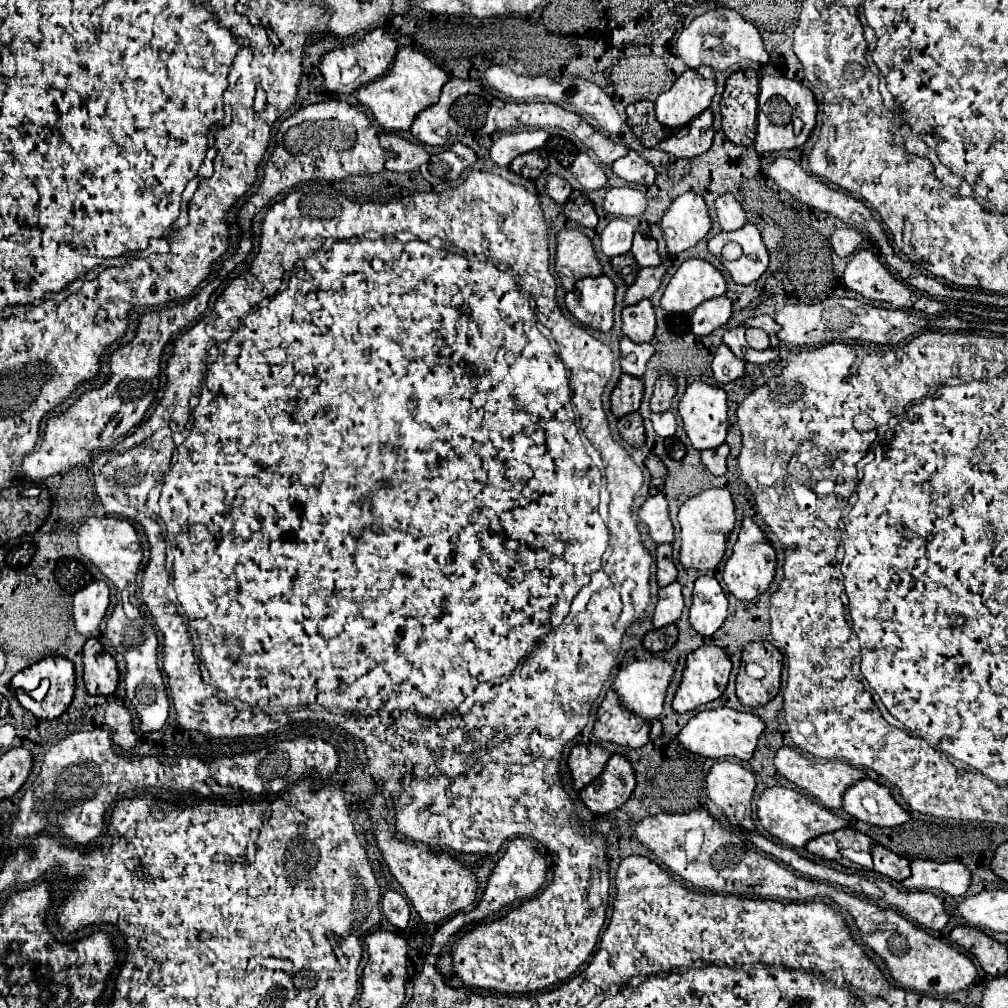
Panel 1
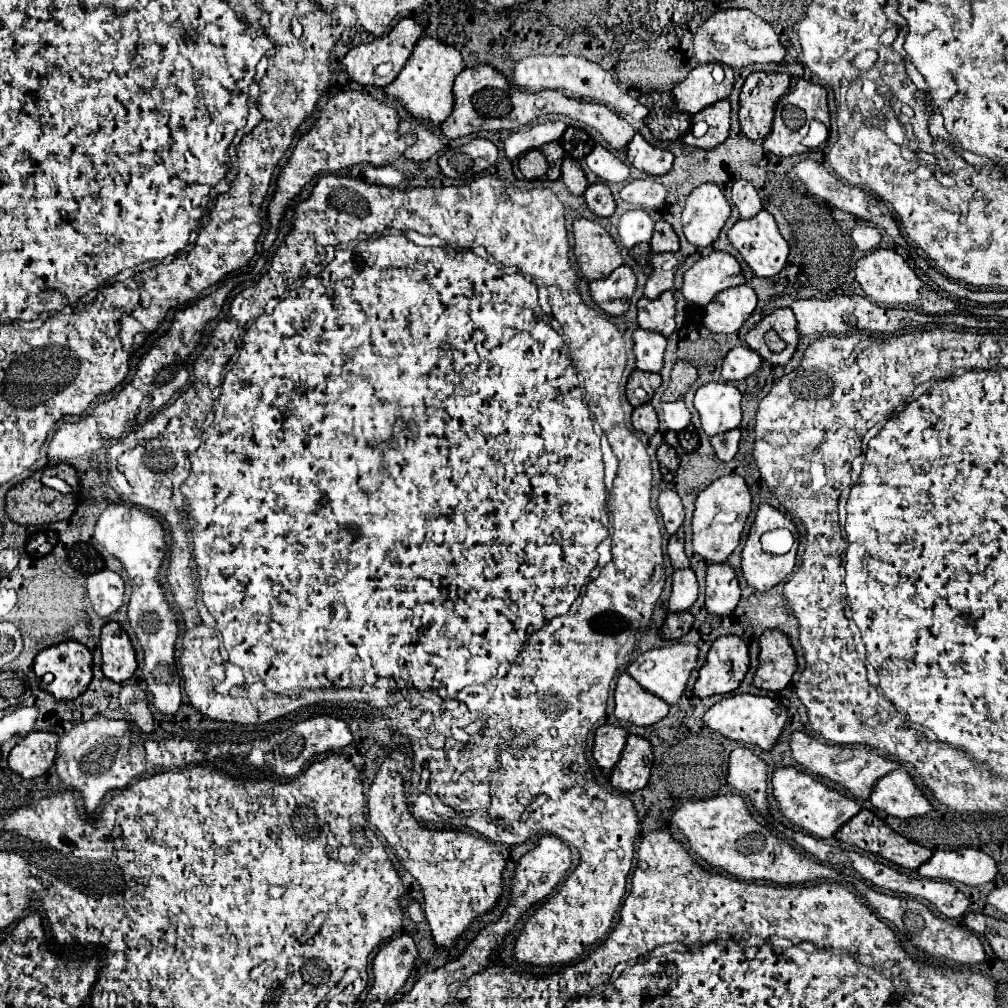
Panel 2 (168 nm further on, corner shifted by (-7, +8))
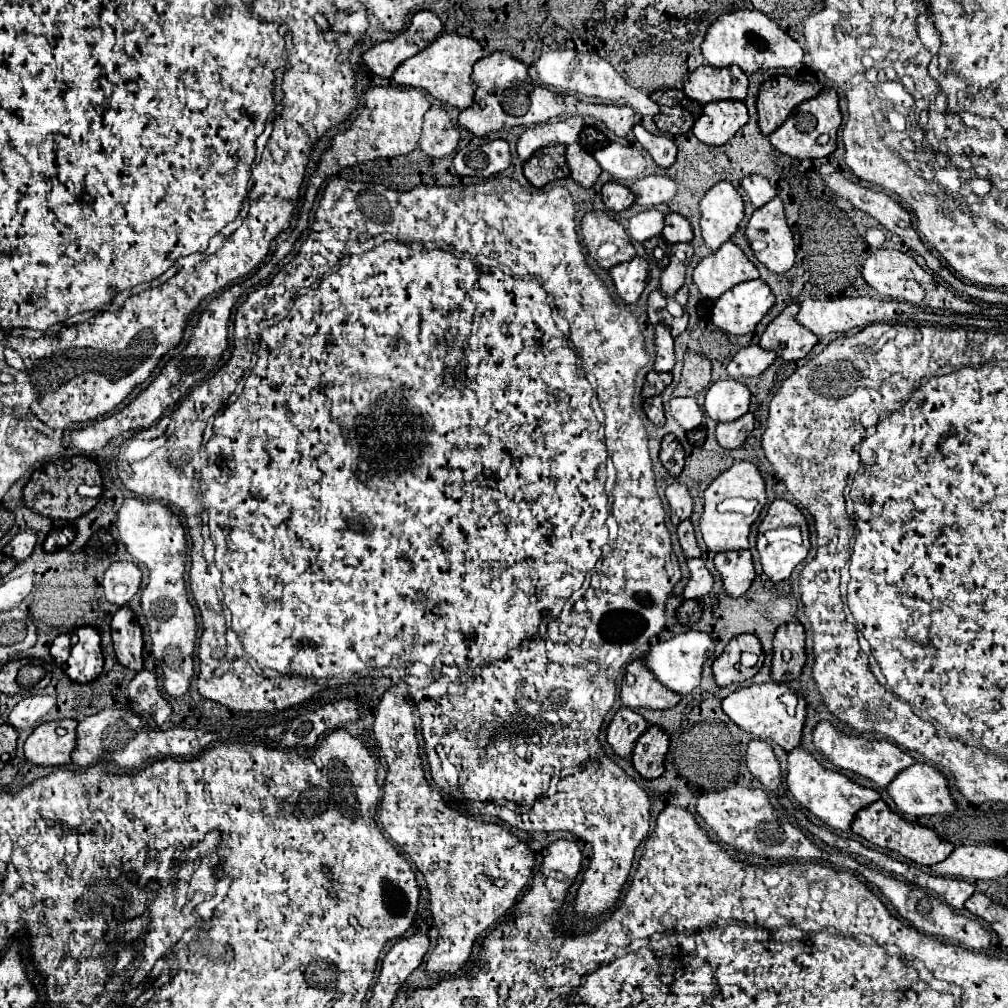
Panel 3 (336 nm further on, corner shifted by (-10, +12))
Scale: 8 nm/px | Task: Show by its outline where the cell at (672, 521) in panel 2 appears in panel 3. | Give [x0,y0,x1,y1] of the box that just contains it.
[665,482,693,526]

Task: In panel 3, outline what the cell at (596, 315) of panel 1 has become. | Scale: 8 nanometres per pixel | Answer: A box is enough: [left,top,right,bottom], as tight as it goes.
[609,256,649,304]

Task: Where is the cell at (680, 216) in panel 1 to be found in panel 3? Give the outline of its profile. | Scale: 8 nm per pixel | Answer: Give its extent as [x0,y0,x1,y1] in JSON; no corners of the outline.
[701,182,743,250]

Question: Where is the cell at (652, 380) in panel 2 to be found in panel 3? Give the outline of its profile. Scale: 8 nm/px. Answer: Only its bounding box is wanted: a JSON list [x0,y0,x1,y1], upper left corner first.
[641,372,673,398]

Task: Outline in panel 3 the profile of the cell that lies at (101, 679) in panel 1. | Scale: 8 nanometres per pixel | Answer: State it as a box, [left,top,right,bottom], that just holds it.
[111,606,143,672]

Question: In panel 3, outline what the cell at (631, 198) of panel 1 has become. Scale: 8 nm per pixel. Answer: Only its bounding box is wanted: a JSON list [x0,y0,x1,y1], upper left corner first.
[631,174,677,208]

